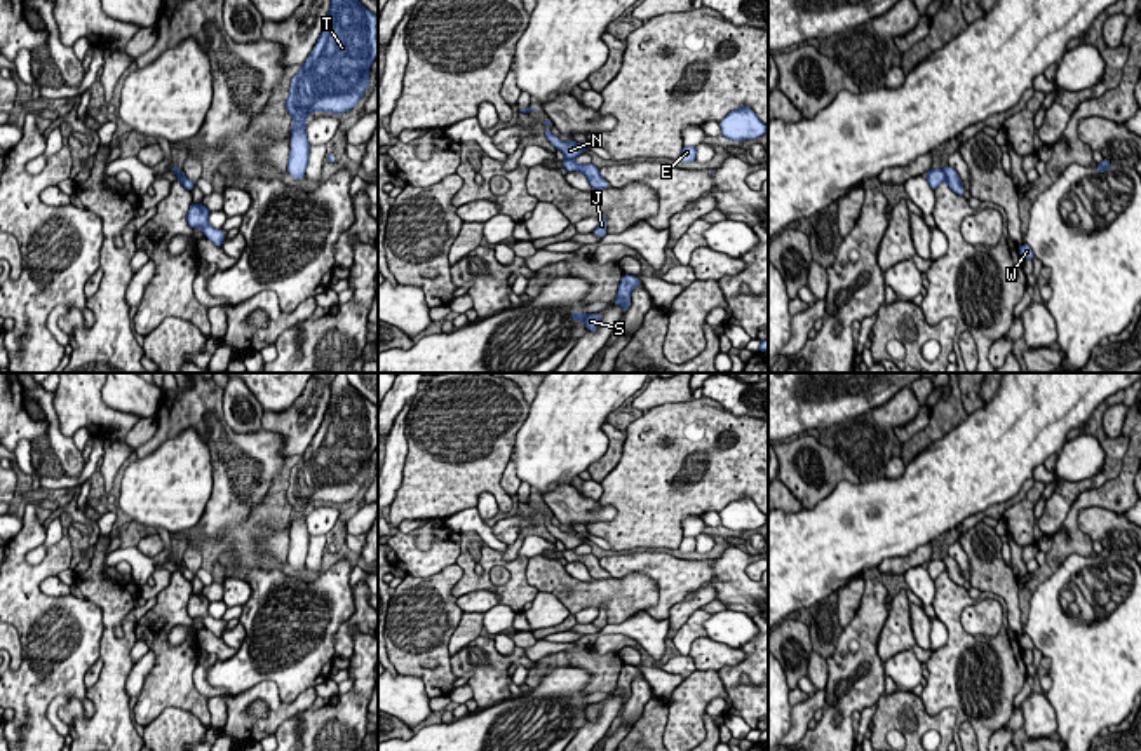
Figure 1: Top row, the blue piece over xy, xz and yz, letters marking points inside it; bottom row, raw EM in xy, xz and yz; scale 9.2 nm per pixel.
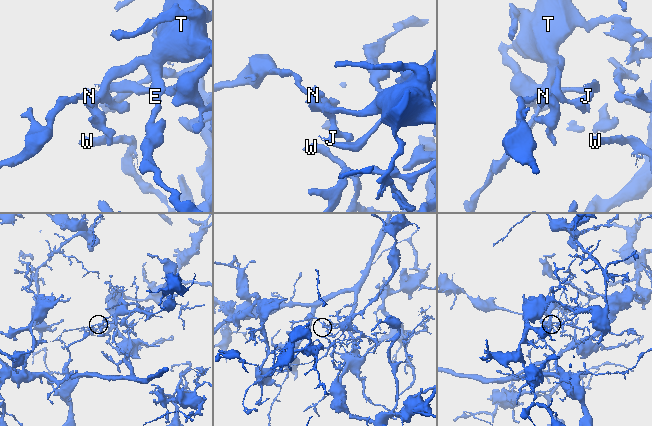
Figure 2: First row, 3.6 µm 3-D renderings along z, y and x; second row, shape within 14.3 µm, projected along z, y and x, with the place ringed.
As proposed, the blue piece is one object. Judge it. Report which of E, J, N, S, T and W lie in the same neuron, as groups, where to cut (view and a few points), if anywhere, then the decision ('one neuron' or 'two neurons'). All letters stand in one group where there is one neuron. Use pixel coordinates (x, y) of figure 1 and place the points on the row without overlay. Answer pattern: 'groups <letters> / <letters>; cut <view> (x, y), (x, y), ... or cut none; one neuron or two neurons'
groups E J S T / N W; cut yz (941, 560), (946, 570); two neurons

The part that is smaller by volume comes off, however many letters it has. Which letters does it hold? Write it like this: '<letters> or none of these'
E, J, S, T

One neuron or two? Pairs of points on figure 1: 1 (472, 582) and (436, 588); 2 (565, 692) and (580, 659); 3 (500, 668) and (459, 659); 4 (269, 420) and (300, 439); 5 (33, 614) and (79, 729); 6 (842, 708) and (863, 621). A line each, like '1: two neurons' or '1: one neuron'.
1: two neurons
2: two neurons
3: one neuron
4: one neuron
5: two neurons
6: one neuron

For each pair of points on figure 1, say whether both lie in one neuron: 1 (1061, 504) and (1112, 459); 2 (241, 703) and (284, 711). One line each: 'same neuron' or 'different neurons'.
1: same neuron
2: same neuron

